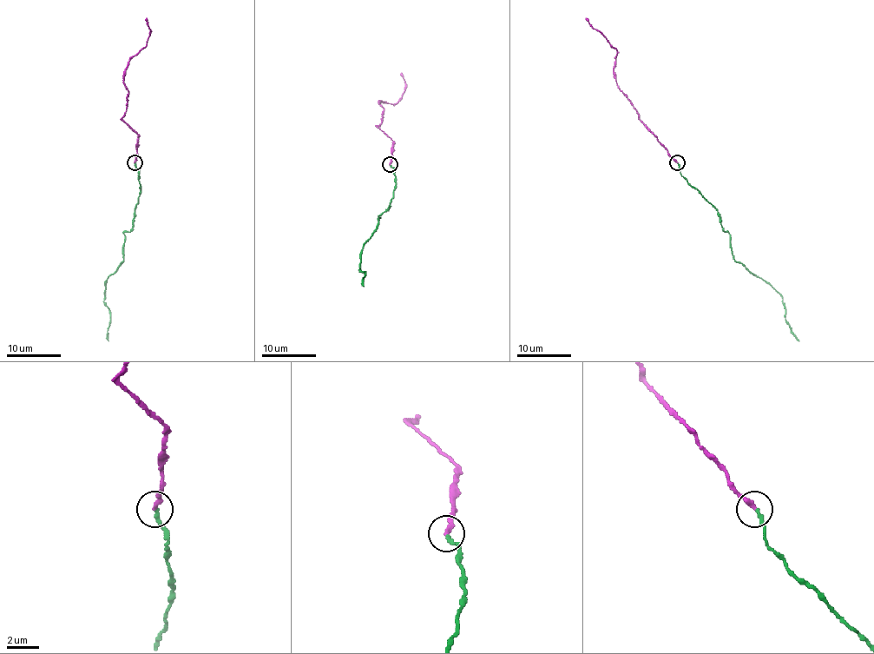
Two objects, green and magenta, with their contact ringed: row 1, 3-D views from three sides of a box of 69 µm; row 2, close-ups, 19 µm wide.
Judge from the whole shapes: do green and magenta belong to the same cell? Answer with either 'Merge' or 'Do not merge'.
Merge

